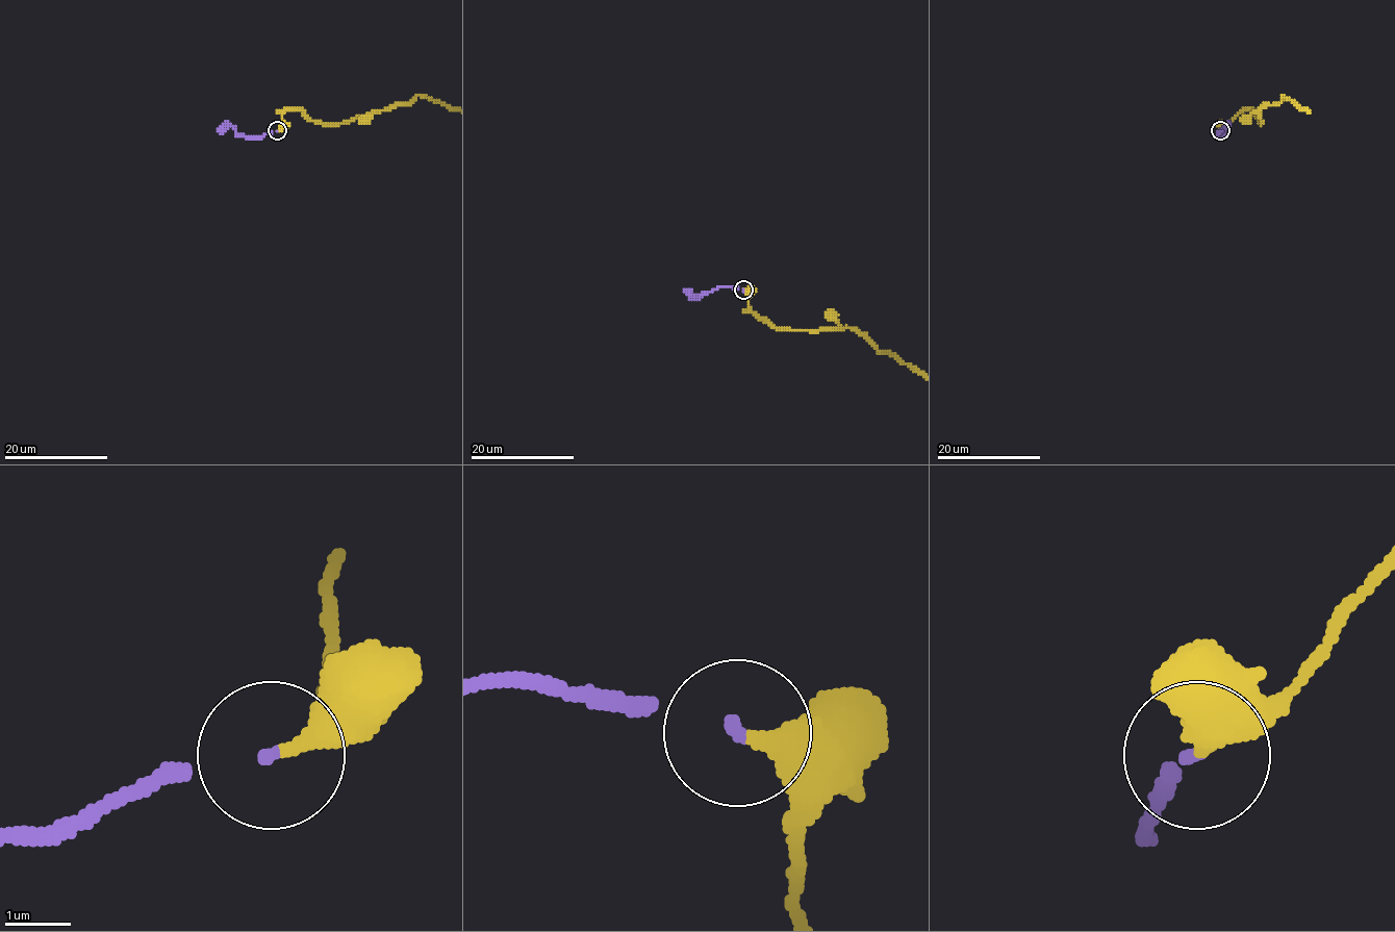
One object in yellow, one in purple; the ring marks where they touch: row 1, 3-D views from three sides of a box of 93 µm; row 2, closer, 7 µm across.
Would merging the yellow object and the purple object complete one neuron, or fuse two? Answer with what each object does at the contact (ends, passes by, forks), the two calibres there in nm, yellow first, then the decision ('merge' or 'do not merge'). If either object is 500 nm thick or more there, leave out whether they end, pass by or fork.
yellow ends | purple ends | 360/120 nm | merge

